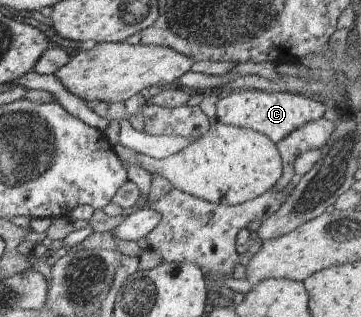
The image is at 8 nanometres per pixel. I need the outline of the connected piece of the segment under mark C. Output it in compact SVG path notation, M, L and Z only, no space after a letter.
M227 90L220 93L215 103L215 121L228 126L246 128L266 136L272 143L278 143L299 127L322 118L328 104L301 94L267 93L264 91Z

